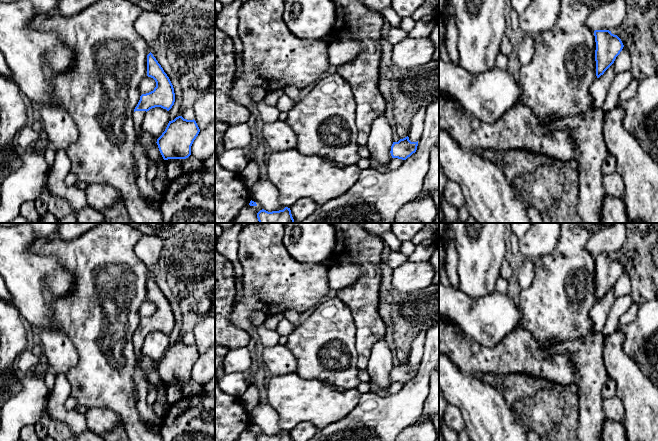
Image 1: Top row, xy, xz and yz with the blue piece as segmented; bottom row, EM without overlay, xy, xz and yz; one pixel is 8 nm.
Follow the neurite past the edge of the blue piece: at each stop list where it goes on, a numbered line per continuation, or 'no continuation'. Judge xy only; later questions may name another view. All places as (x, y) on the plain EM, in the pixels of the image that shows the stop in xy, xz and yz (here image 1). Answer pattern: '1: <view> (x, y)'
1: xy (138, 340)

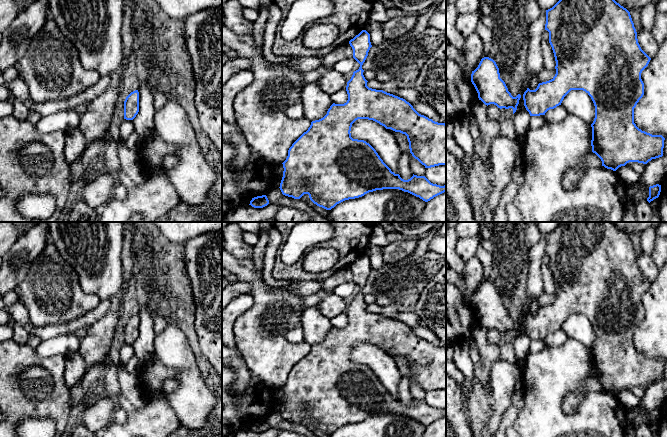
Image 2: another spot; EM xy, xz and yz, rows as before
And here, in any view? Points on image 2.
no continuation

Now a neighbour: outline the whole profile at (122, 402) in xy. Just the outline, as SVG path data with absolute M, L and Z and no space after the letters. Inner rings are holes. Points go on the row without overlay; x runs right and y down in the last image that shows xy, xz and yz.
M120 396L117 399L117 403L120 406L120 408L123 408L127 412L134 411L136 408L124 397Z

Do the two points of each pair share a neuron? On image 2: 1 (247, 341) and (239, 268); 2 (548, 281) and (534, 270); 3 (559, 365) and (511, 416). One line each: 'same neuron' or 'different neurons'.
1: same neuron
2: different neurons
3: different neurons

